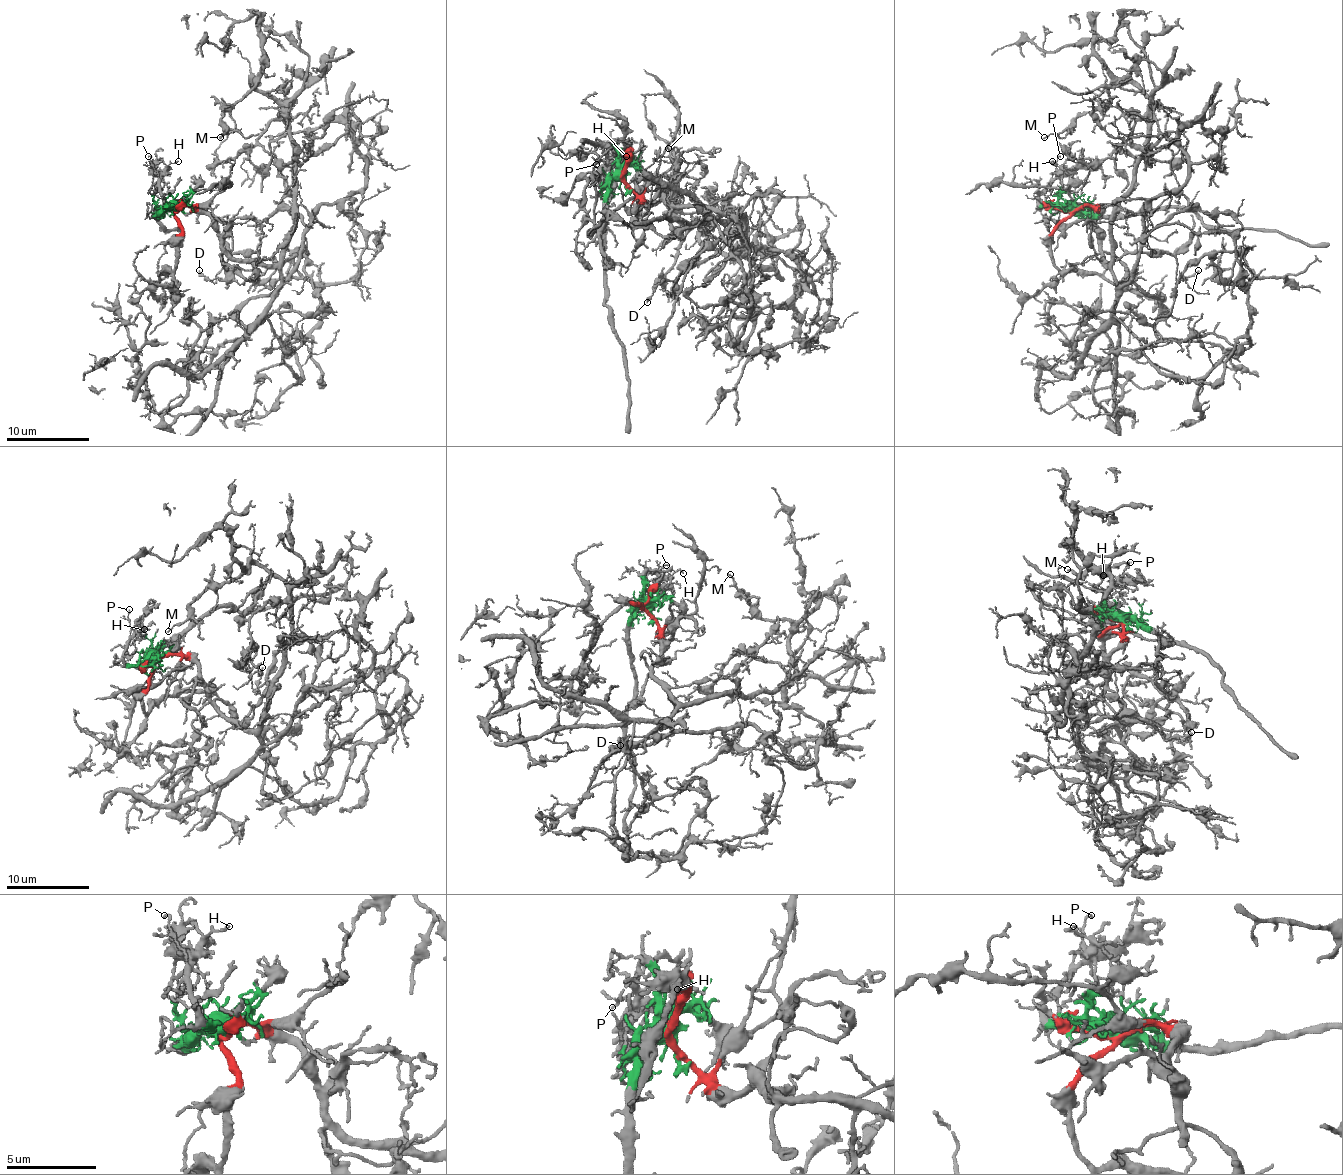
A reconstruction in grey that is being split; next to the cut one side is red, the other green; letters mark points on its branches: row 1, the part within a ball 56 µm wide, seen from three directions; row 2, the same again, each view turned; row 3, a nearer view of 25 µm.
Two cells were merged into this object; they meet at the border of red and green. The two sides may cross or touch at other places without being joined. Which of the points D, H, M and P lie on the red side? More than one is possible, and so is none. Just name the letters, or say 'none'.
D, M

